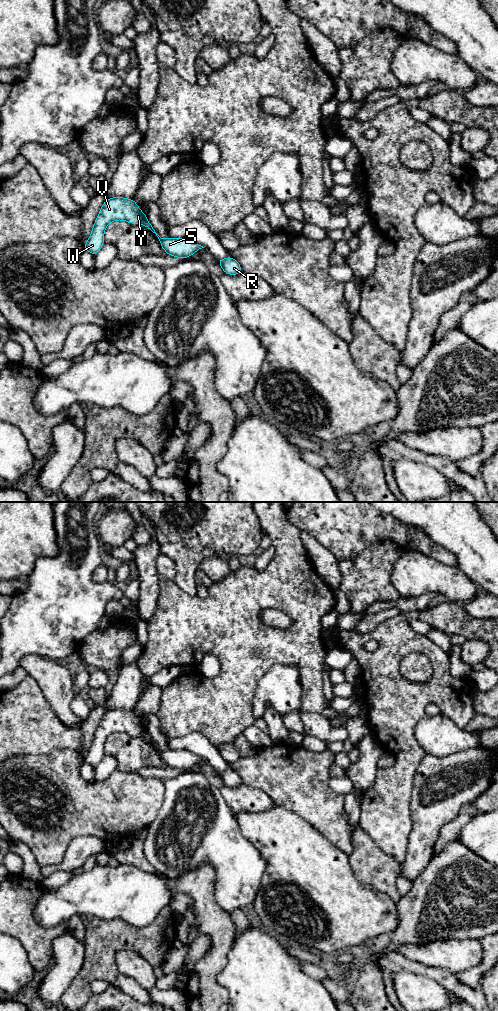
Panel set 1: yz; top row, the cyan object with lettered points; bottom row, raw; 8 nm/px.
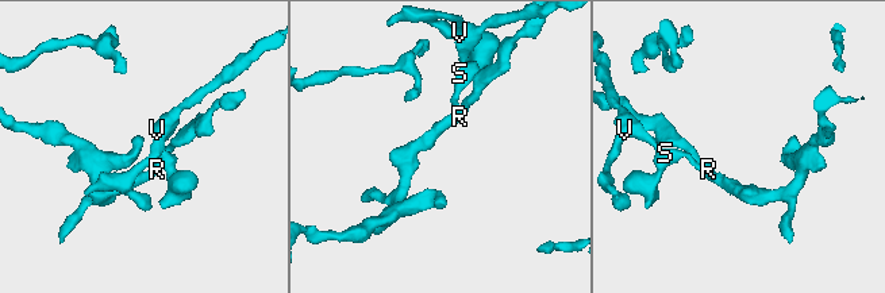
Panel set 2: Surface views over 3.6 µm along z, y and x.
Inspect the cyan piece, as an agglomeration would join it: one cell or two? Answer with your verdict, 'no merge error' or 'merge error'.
merge error

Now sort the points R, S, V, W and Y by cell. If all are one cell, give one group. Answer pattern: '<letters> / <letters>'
R / S V W Y

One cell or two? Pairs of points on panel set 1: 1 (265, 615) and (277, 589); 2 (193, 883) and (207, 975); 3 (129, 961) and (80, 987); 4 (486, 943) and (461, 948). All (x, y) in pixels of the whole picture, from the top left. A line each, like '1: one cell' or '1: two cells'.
1: two cells
2: one cell
3: two cells
4: two cells

